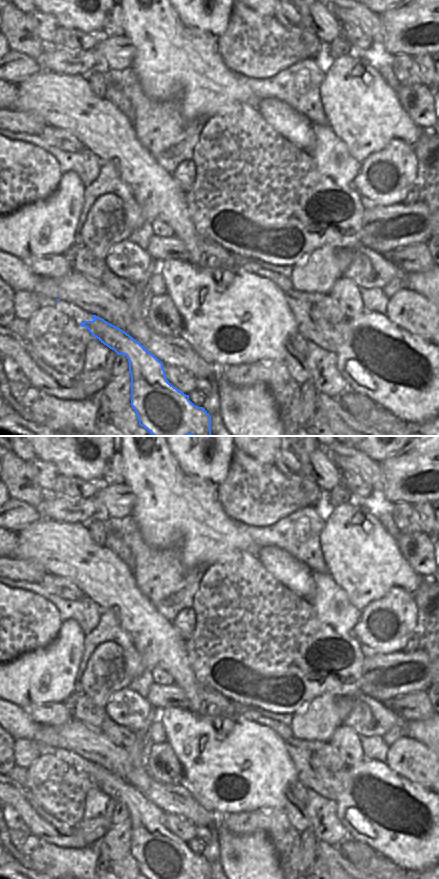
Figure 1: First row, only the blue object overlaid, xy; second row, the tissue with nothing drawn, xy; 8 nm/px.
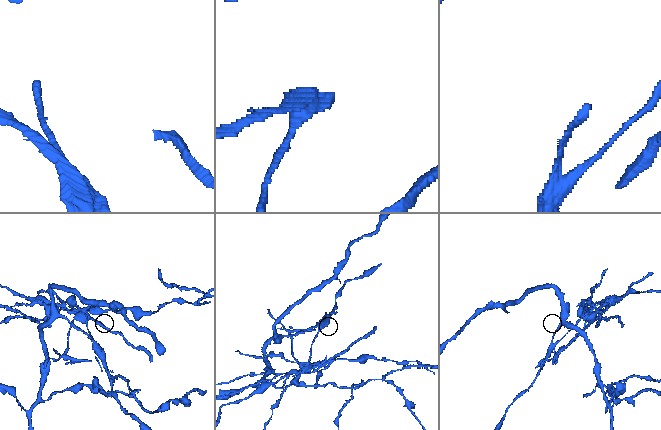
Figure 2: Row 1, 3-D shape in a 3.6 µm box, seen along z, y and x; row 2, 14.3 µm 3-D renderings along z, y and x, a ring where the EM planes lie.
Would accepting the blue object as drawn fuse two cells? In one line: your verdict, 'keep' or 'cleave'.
cleave

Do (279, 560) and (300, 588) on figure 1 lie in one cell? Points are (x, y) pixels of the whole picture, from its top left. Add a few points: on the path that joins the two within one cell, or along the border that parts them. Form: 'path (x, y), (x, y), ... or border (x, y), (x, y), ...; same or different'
path (285, 567), (299, 581); same

